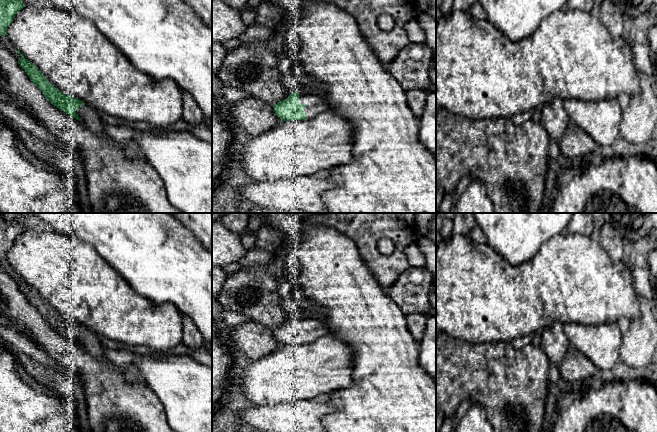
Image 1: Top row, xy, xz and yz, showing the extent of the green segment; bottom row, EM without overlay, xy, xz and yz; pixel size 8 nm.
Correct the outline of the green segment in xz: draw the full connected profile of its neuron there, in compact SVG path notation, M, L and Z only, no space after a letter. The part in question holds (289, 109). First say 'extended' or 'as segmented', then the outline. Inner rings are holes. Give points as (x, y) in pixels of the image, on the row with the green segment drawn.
extended; M294 92L273 105L275 114L283 121L312 119L330 108L320 94L300 95Z

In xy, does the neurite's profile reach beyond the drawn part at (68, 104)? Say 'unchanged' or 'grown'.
grown

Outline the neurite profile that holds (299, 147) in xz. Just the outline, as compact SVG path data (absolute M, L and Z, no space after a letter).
M331 111L312 119L282 121L245 142L237 158L257 182L311 176L351 161L353 126Z

